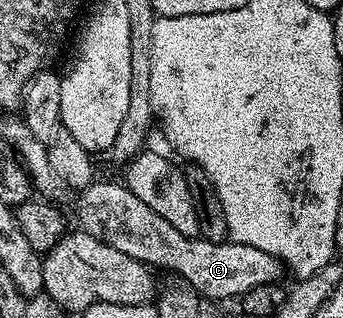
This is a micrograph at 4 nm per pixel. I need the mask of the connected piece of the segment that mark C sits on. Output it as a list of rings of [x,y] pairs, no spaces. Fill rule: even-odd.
[[[97,180],[80,196],[77,214],[84,231],[150,267],[163,266],[177,272],[176,275],[194,287],[204,299],[223,300],[237,294],[245,296],[253,284],[273,284],[271,282],[285,273],[280,258],[250,244],[184,236],[147,203],[137,199],[130,187]]]

